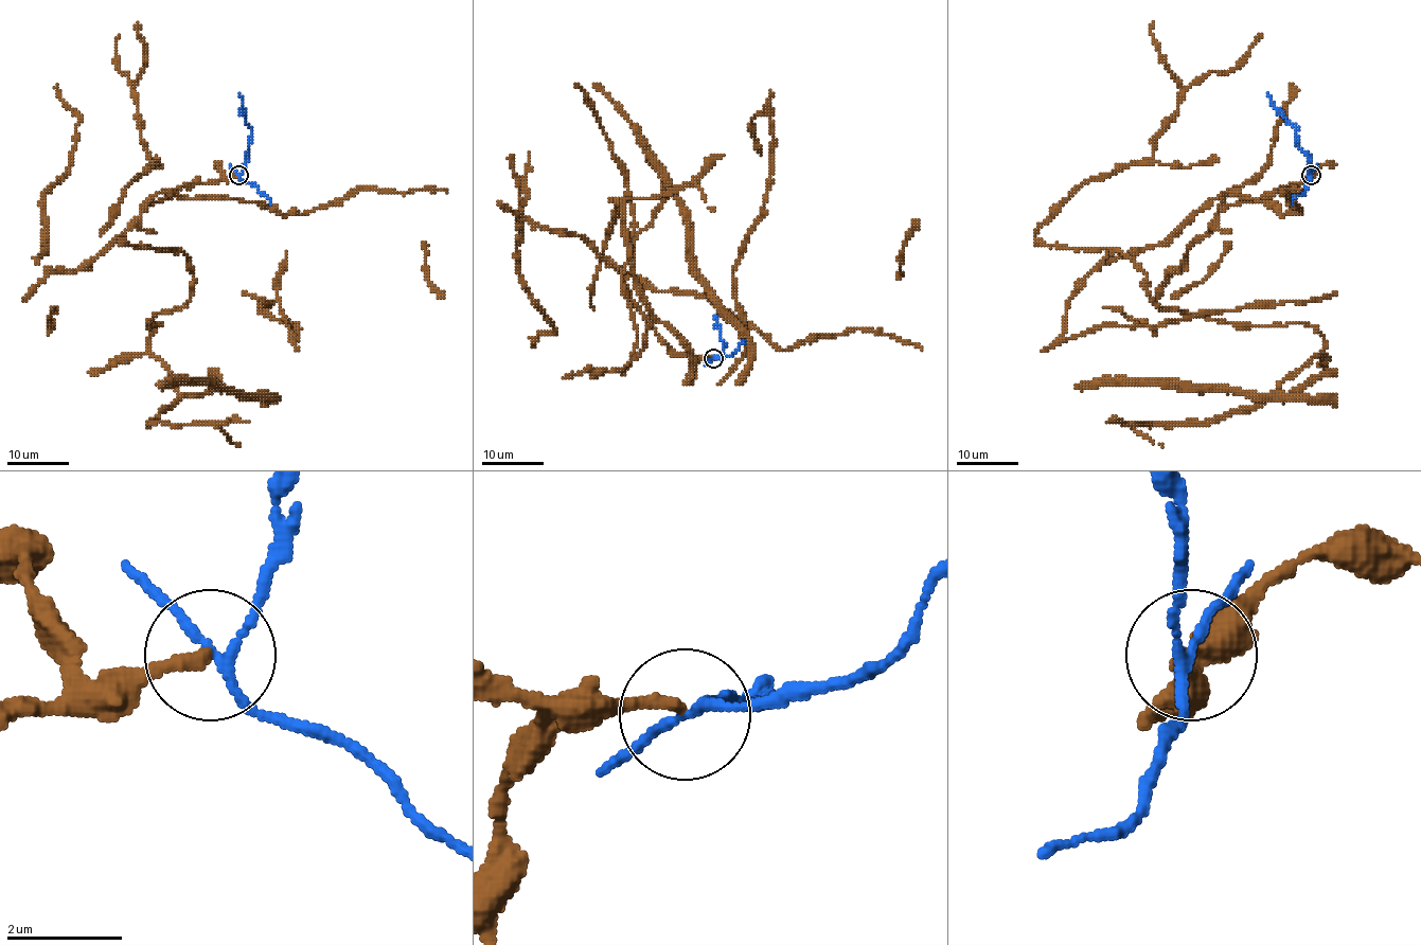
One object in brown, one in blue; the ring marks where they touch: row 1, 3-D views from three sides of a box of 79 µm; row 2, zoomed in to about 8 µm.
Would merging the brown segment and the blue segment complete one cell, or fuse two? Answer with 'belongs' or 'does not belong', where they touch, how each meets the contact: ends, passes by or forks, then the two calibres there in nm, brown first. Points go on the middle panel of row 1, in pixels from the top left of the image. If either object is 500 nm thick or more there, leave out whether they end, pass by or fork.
does not belong; at (713, 358); brown ends there; blue forks there; 200 nm thick on the brown side, 140 nm on the other

